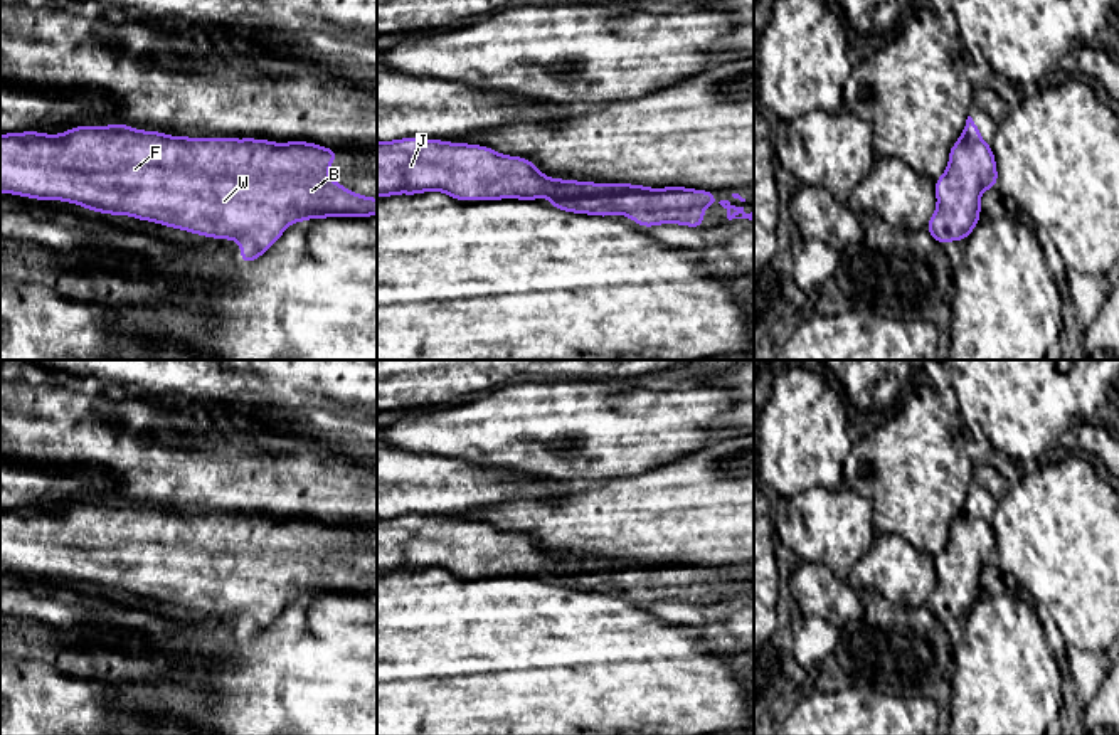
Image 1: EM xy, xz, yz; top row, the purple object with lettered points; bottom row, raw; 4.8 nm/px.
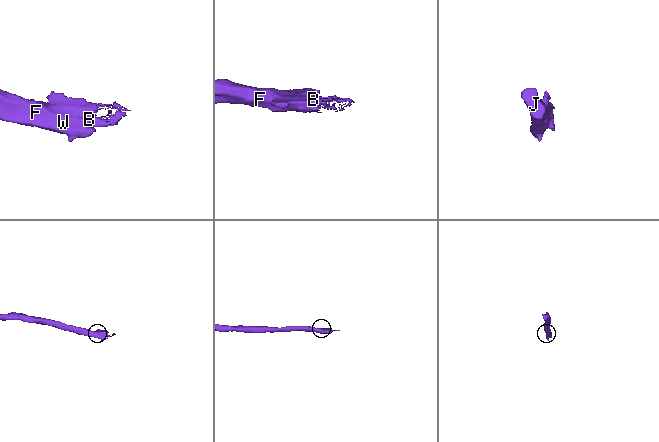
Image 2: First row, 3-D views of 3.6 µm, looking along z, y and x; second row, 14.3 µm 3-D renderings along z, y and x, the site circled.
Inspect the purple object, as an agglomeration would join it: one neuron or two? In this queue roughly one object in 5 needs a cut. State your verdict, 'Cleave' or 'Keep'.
Keep

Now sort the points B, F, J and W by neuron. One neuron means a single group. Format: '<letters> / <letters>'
B F J W

